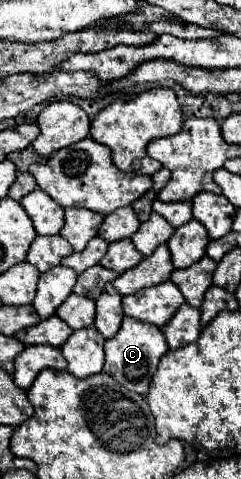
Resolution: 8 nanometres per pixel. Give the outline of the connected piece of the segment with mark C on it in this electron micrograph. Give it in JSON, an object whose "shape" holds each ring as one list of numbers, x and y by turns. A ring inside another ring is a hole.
{"shape":[[124,317,120,331,112,339,106,339,104,351,106,351,104,371,108,375,112,375,114,379,118,379,118,383,122,387,144,395,144,393,148,393,150,379,158,367,160,357,168,351,168,343,162,335,160,327,146,323,146,321,138,321,134,317]]}

